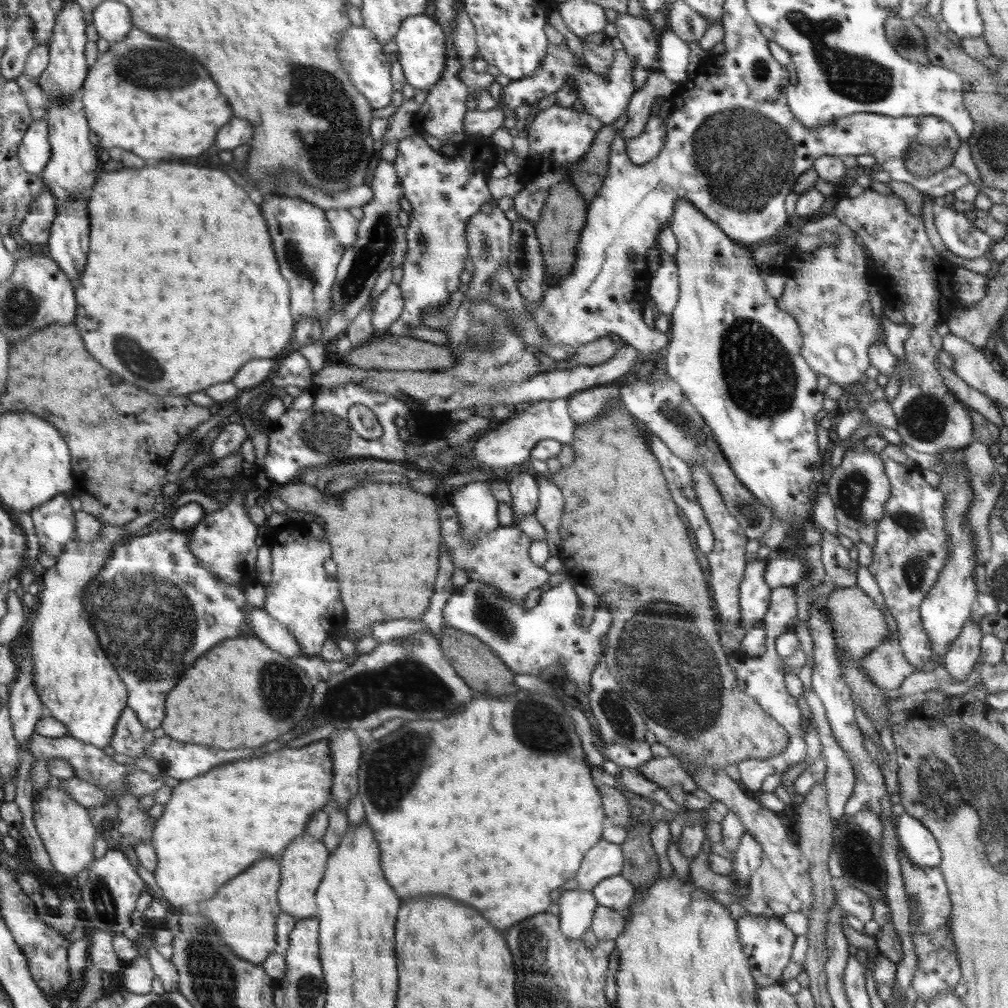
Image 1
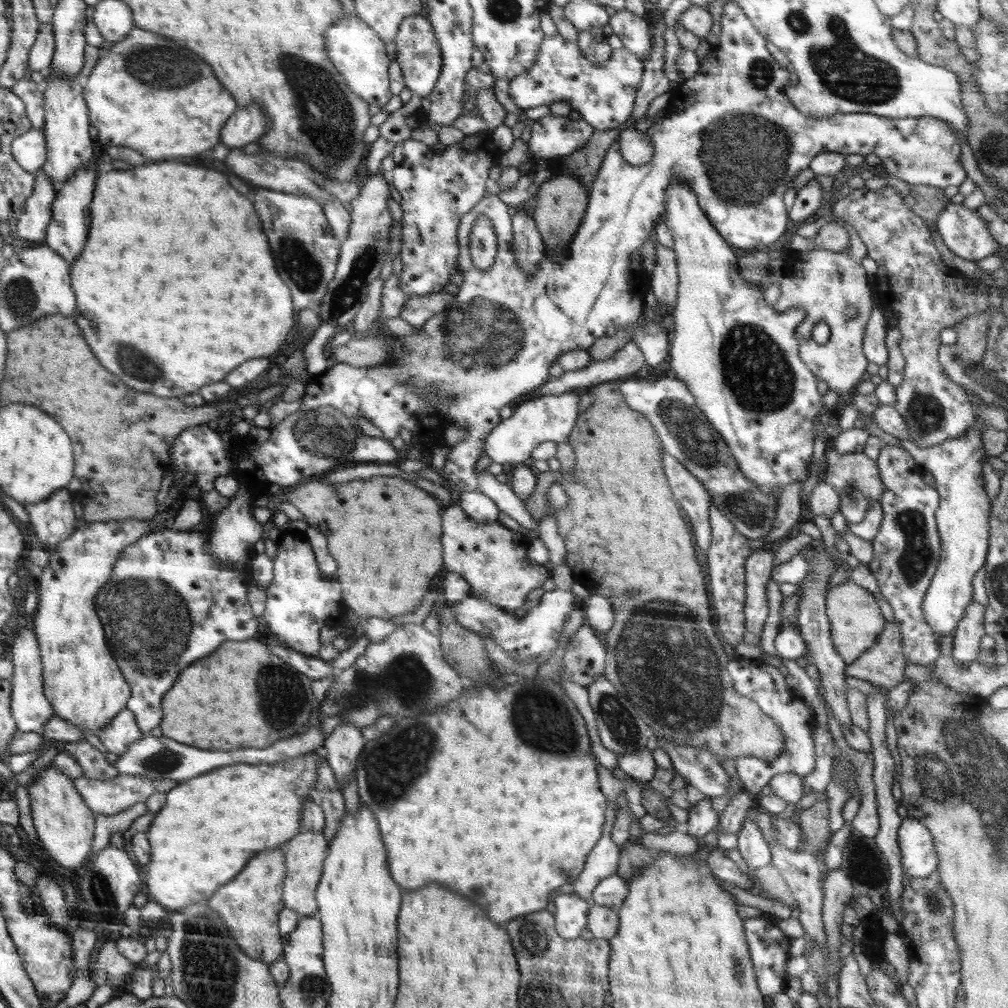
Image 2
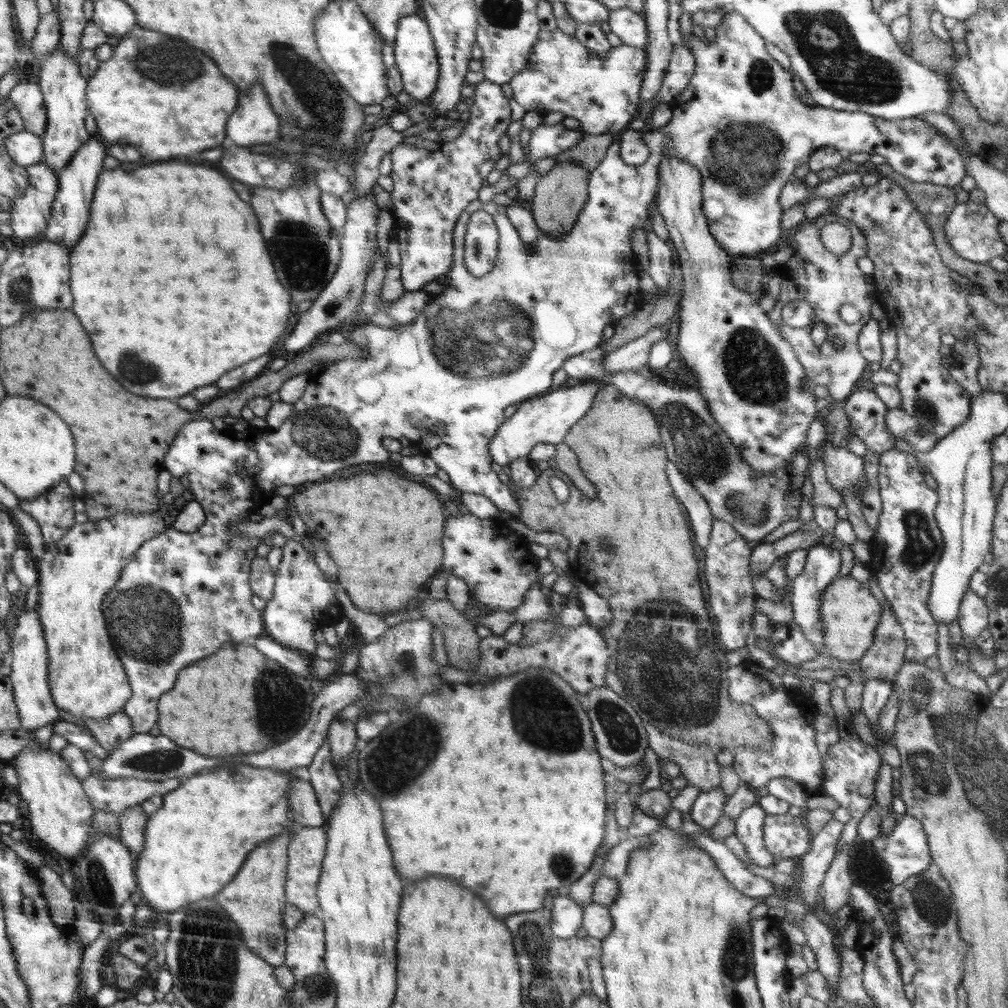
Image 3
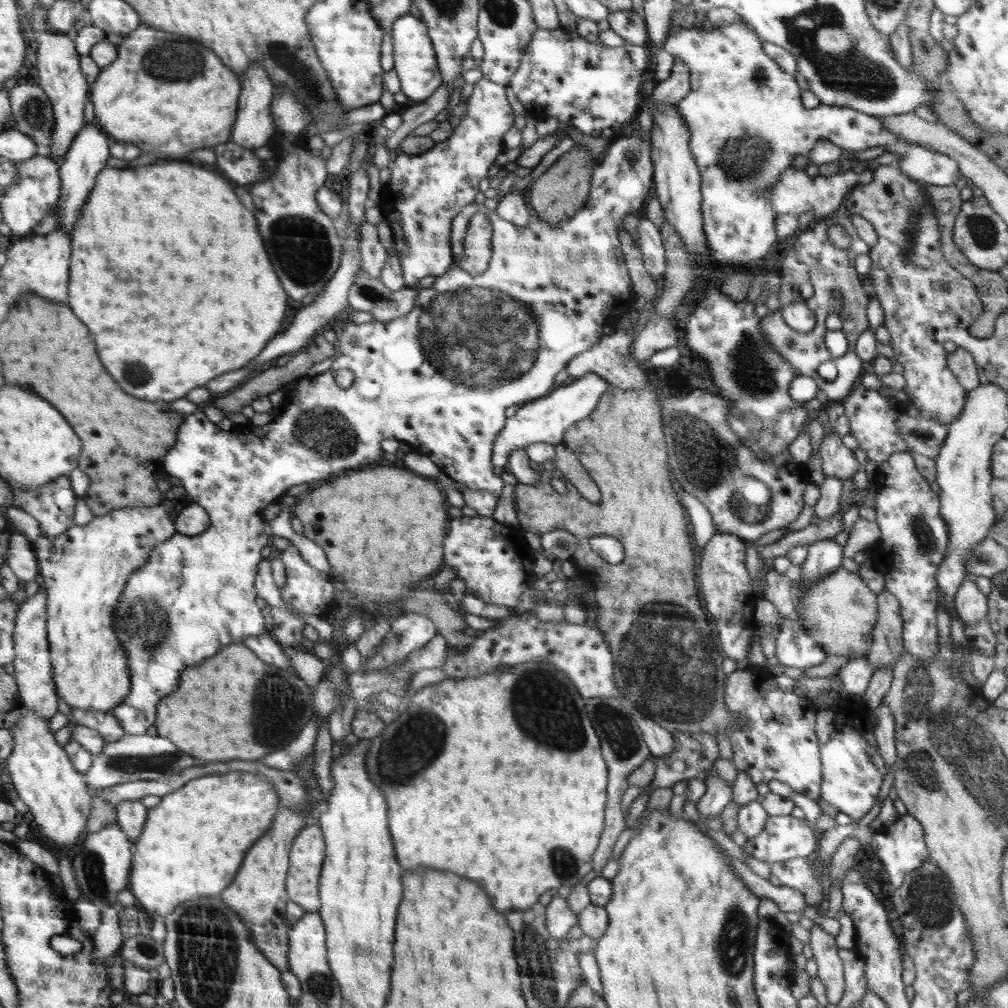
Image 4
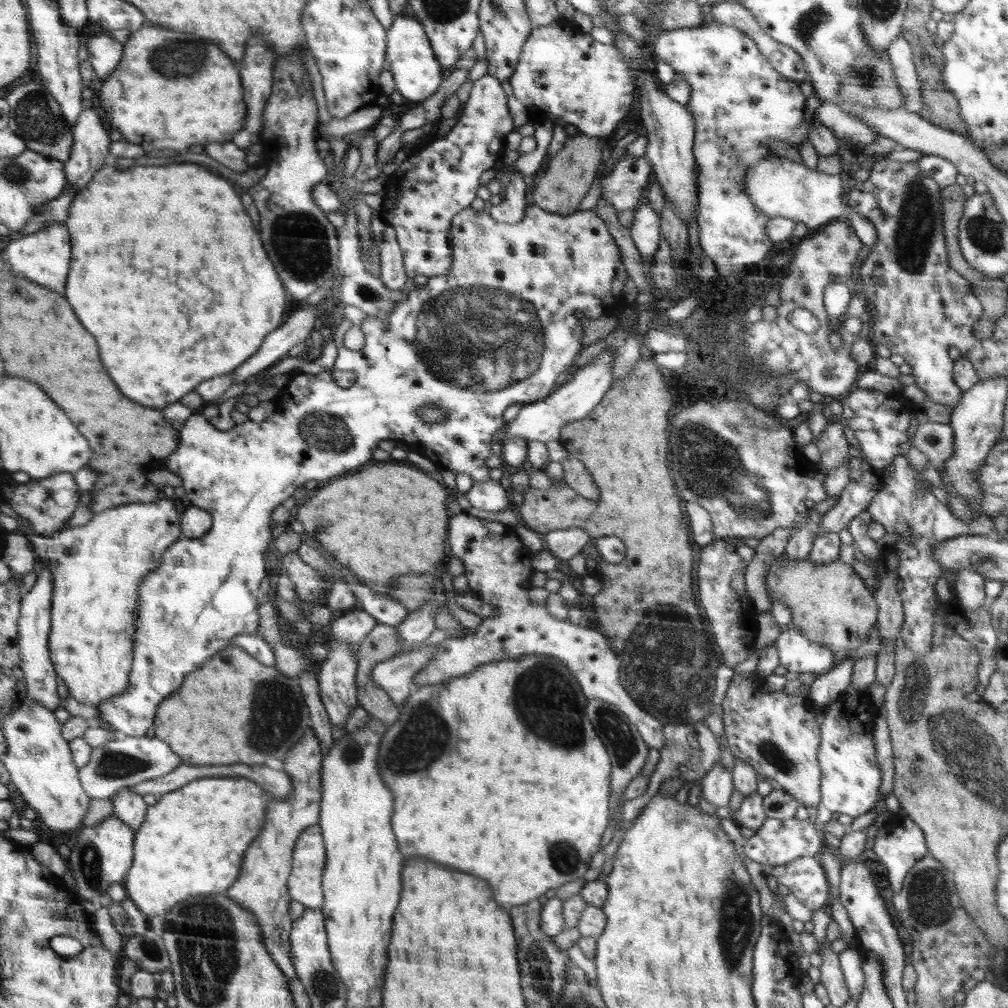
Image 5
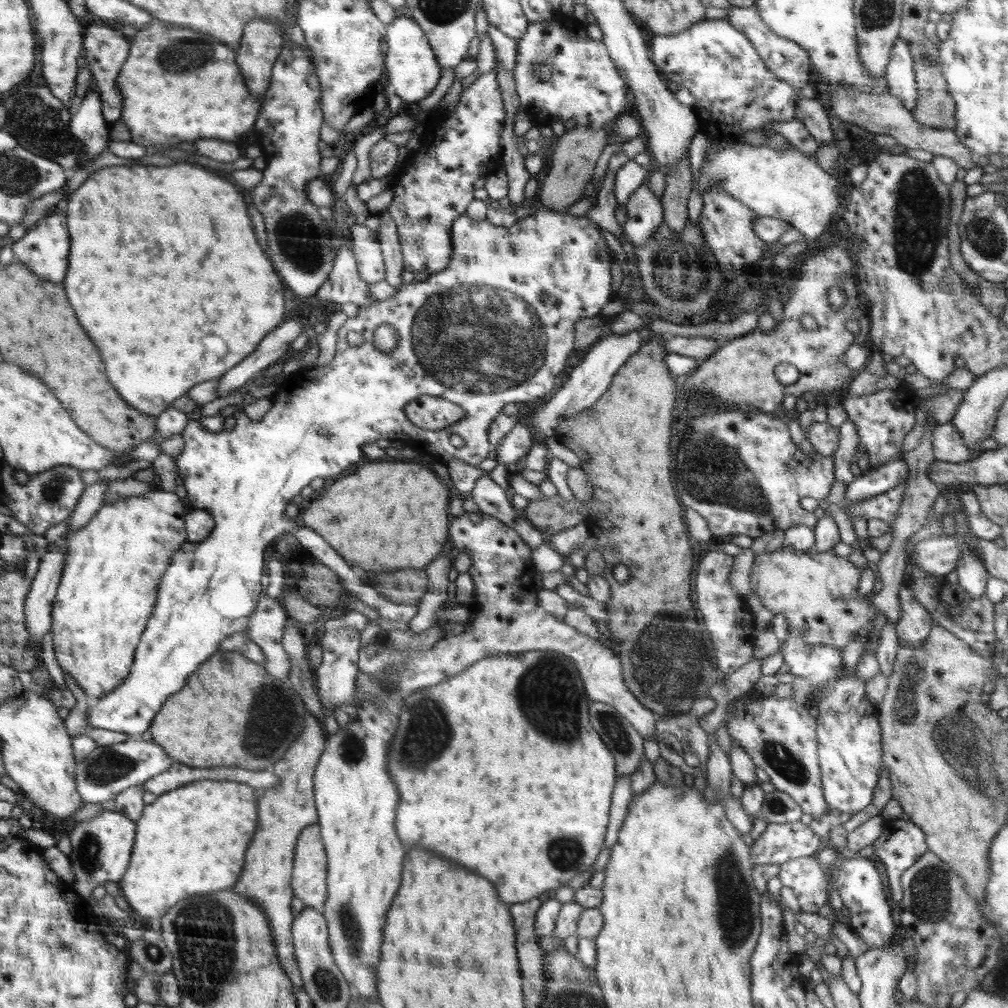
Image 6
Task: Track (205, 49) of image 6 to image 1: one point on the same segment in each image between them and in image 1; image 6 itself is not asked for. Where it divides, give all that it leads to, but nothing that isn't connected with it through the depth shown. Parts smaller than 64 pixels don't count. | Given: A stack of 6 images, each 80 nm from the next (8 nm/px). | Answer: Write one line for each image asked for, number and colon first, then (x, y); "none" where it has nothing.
1: (143, 95)
2: (147, 93)
3: (158, 94)
4: (170, 92)
5: (174, 90)

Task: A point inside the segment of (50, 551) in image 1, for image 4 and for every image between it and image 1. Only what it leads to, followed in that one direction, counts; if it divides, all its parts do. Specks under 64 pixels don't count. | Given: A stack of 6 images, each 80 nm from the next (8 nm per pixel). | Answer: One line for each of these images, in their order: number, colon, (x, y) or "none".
2: (53, 520)
3: (50, 510)
4: (52, 504)

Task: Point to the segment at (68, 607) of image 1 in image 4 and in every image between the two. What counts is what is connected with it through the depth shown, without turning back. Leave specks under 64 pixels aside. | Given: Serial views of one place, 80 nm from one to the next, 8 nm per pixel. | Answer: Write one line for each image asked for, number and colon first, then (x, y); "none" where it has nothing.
2: (81, 678)
3: (86, 678)
4: (85, 570)

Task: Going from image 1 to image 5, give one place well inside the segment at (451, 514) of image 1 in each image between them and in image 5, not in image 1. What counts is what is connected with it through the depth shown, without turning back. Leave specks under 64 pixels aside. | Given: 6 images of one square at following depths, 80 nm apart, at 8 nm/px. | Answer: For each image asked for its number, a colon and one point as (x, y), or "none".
2: (493, 559)
3: (494, 560)
4: (495, 561)
5: (497, 564)

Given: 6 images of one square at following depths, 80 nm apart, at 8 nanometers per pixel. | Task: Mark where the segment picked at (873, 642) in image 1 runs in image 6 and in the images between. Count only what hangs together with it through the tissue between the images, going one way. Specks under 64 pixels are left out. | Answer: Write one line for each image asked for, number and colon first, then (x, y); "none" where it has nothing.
2: (856, 621)
3: (850, 614)
4: (839, 612)
5: (831, 605)
6: (817, 592)

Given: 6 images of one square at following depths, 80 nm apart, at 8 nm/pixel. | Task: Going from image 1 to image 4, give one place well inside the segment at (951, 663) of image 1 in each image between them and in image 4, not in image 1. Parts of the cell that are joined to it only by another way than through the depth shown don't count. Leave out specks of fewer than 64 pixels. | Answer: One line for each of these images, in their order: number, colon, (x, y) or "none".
2: (970, 630)
3: (972, 617)
4: (970, 602)

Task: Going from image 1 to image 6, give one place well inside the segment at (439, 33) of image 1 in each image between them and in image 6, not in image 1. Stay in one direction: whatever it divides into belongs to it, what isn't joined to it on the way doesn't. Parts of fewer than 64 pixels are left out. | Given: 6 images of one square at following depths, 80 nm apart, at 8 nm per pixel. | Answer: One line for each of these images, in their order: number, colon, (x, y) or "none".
2: (420, 58)
3: (416, 57)
4: (415, 62)
5: (417, 72)
6: (413, 69)

